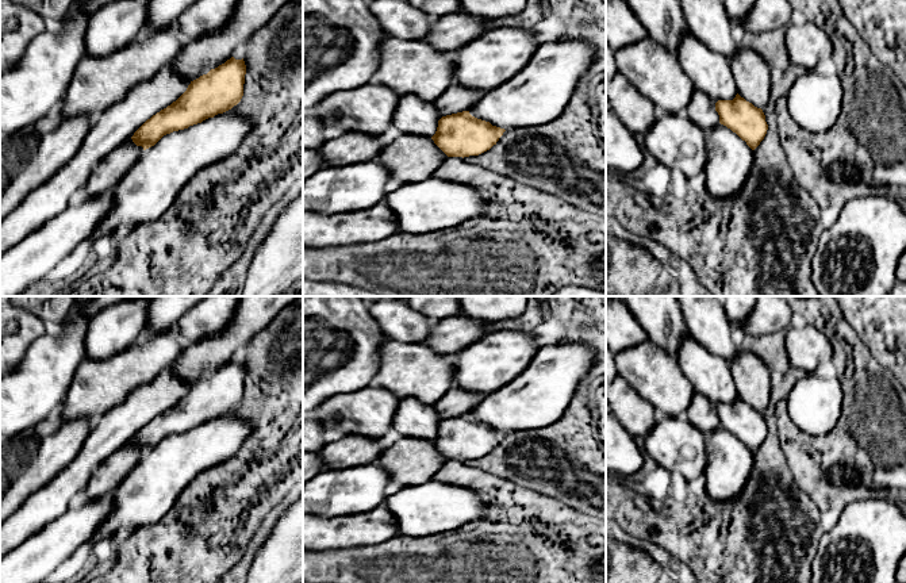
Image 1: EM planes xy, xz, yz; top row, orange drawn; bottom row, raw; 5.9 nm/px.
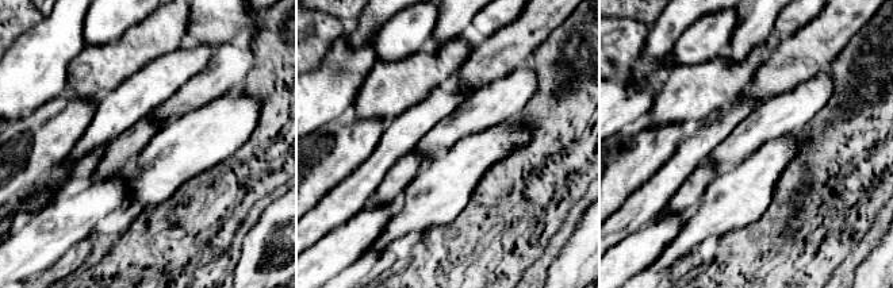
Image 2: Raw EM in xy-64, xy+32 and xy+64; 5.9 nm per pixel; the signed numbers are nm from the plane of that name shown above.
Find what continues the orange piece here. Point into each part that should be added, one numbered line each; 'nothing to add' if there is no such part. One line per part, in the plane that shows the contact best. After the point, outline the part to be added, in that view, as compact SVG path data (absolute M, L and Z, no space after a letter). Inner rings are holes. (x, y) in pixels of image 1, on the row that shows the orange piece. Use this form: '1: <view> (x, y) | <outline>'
nothing to add

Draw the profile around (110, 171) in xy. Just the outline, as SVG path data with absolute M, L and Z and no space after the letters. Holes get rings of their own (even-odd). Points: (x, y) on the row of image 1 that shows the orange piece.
M131 138L104 157L92 170L87 181L88 199L95 199L112 191L128 169L137 162L143 147Z

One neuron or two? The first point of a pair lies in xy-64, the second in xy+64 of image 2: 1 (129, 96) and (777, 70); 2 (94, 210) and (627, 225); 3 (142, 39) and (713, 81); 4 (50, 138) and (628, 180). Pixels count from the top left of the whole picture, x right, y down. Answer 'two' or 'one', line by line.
1: two
2: two
3: one
4: one

